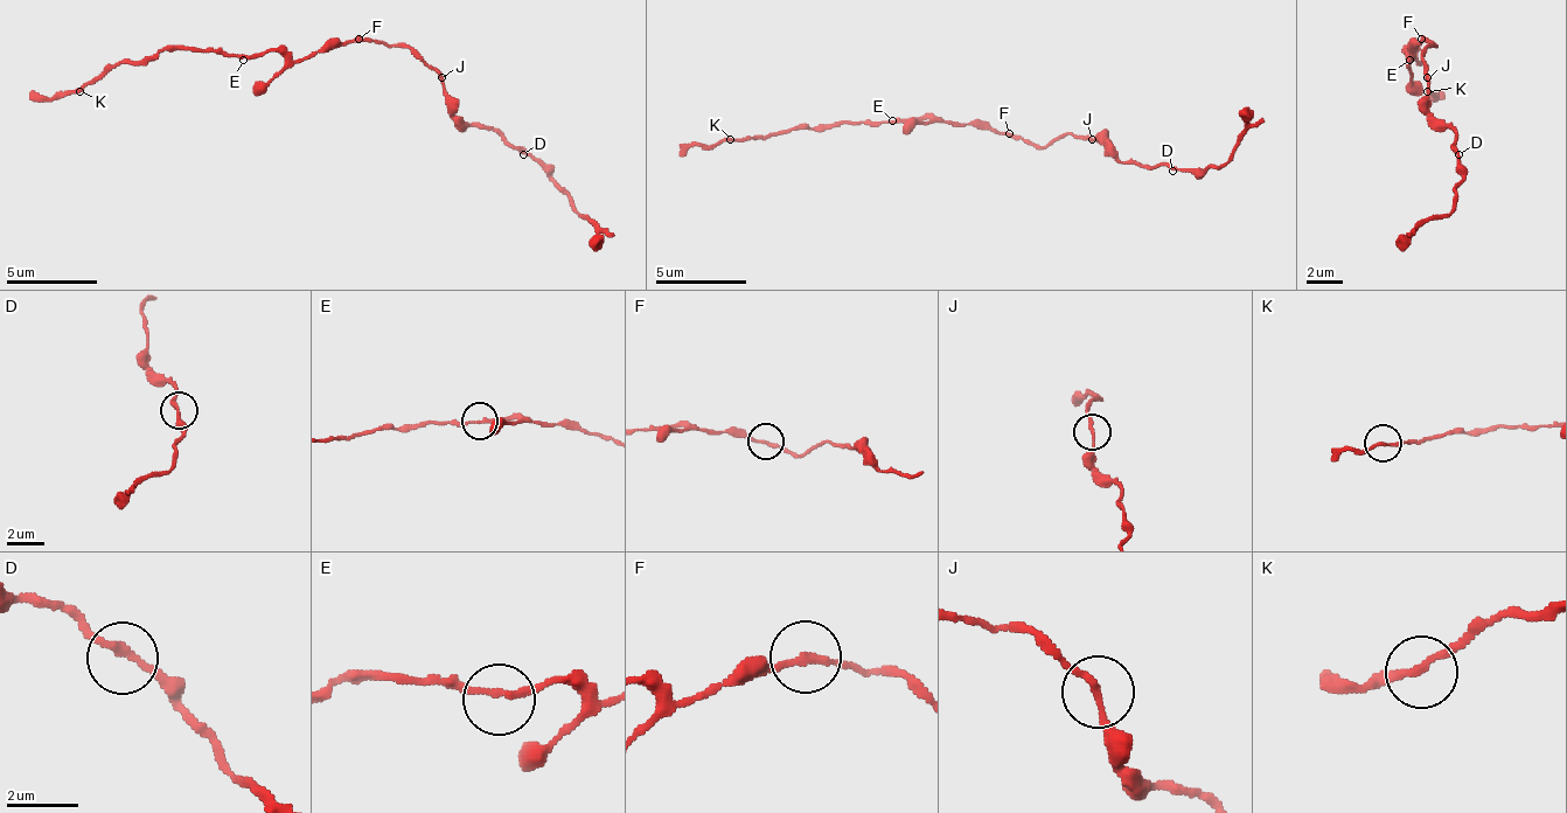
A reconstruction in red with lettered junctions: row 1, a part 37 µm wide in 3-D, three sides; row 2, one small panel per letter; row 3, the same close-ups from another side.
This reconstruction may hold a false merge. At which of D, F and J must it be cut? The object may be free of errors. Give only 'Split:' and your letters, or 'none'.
Split: F

